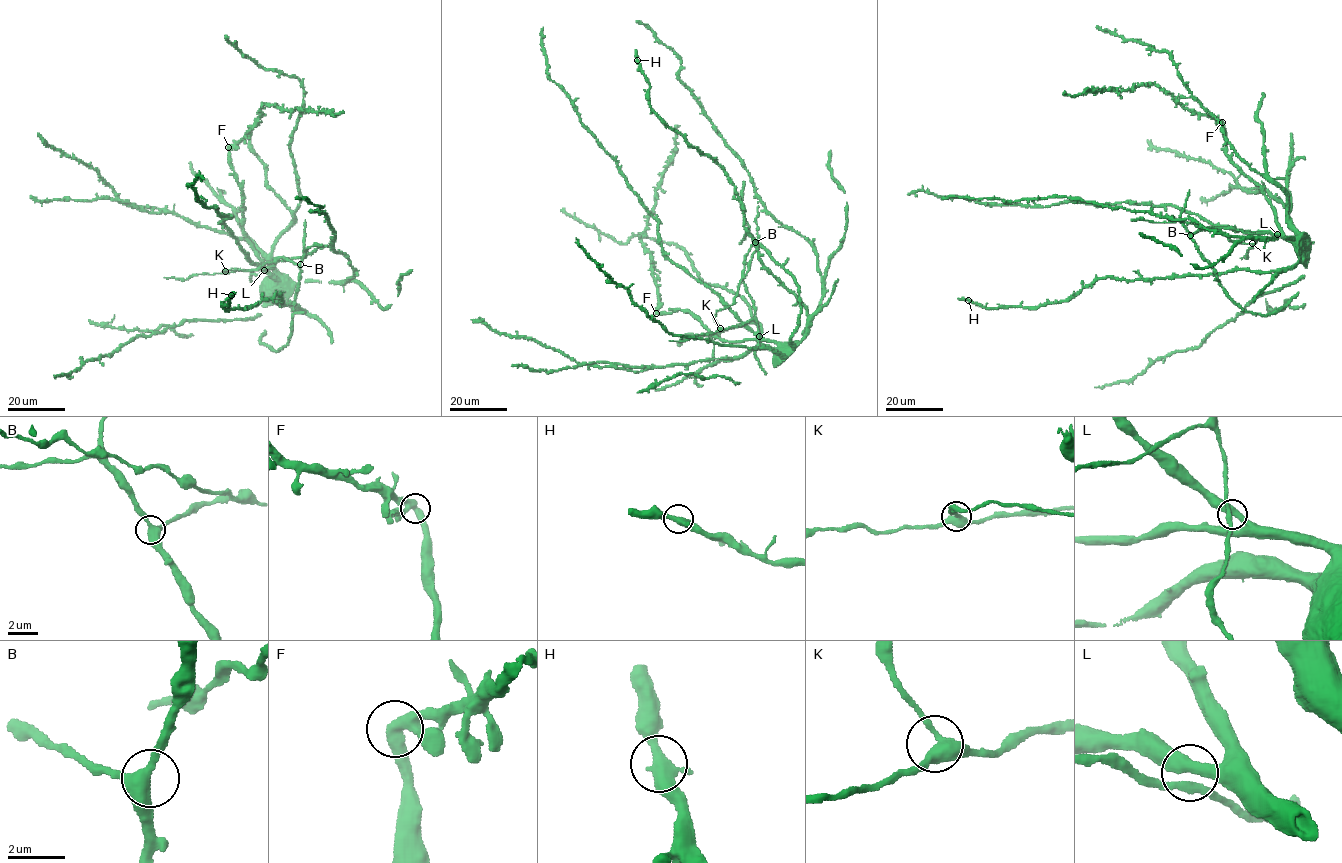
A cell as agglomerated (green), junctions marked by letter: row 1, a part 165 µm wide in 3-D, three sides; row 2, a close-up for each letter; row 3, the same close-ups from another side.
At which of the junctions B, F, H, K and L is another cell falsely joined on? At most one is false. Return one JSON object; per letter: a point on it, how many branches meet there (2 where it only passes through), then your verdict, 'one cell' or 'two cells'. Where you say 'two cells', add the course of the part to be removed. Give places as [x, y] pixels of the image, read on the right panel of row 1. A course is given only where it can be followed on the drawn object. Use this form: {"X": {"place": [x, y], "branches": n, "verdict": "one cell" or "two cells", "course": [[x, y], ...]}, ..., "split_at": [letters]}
{"B": {"place": [1190, 235], "branches": 3, "verdict": "one cell"}, "F": {"place": [1222, 122], "branches": 3, "verdict": "two cells", "course": [[1222, 122], [1183, 108], [1170, 93], [1155, 85], [1137, 84], [1127, 90], [1090, 90], [1073, 96], [1065, 91]]}, "H": {"place": [968, 300], "branches": 3, "verdict": "one cell"}, "K": {"place": [1252, 243], "branches": 3, "verdict": "one cell"}, "L": {"place": [1277, 234], "branches": 3, "verdict": "one cell"}, "split_at": ["F"]}

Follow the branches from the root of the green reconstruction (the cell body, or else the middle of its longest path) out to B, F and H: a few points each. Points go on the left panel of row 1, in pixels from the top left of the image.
B: (262, 268), (272, 267), (275, 258), (284, 257), (300, 264)
F: (262, 268), (268, 267), (264, 270), (265, 265), (244, 231), (243, 196), (228, 146)
H: (262, 268), (288, 302), (305, 311), (276, 302), (283, 301), (277, 294), (242, 309), (223, 307), (231, 295)

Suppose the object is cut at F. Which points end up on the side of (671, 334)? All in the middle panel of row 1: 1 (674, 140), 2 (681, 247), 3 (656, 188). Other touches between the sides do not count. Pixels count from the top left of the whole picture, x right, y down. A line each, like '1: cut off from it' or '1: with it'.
1: cut off from it
2: with it
3: cut off from it

